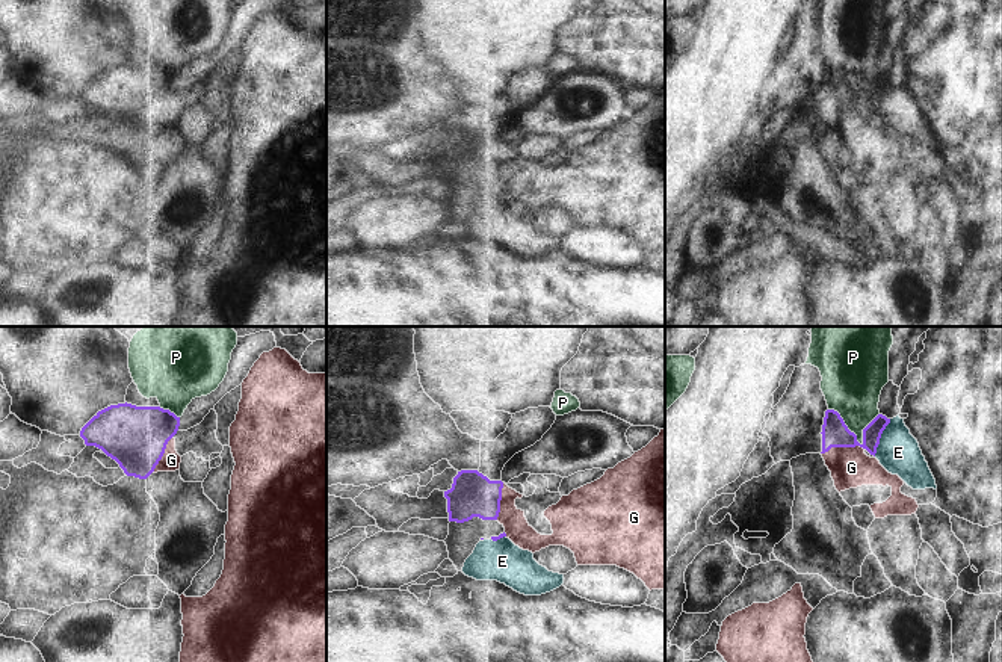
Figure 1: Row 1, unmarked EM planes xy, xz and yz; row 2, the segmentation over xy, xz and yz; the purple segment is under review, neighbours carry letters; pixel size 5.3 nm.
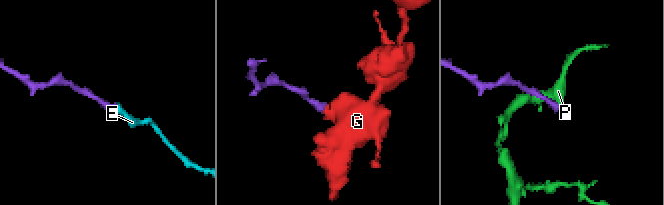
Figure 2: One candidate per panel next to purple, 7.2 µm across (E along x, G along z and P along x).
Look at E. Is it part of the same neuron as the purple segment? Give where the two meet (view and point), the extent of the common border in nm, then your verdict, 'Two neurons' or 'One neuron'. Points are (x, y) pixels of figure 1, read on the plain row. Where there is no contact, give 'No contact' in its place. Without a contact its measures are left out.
Touches purple at yz (880, 98). Shared border 220 nm. One neuron.

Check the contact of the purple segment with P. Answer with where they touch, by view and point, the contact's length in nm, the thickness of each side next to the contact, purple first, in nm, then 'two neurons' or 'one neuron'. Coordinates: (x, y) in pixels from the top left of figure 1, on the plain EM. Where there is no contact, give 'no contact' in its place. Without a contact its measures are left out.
yz (856, 100) | 280 nm | 140/280 nm | two neurons

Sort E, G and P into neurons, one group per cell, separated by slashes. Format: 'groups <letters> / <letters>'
groups E / G / P

